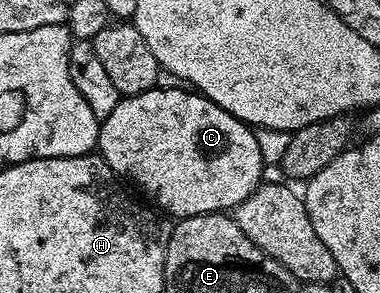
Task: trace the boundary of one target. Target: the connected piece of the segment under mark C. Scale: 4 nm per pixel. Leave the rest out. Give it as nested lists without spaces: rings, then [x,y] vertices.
[[[154,87],[148,89],[146,93],[140,93],[134,97],[122,97],[121,101],[115,107],[115,111],[111,111],[111,115],[107,115],[100,122],[97,135],[97,149],[99,150],[99,156],[112,167],[113,172],[117,174],[118,178],[126,179],[125,177],[130,177],[147,196],[154,197],[154,199],[157,200],[158,206],[156,205],[156,208],[158,210],[166,209],[167,212],[174,213],[174,218],[177,219],[182,217],[194,217],[200,213],[231,211],[235,209],[236,205],[241,203],[243,199],[247,199],[247,195],[254,193],[258,185],[262,184],[263,181],[263,177],[261,177],[263,162],[256,132],[235,115],[223,111],[223,107],[219,107],[214,101],[208,101],[208,99],[201,96],[200,93],[190,91],[185,87],[179,89],[158,89]]]

